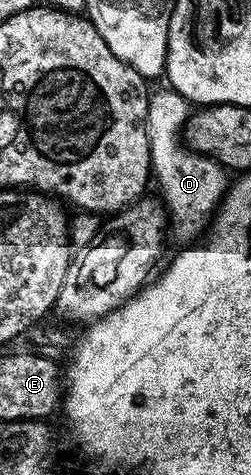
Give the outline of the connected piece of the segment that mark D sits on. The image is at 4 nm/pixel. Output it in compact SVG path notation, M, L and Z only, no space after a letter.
M153 90L148 101L147 125L148 144L152 158L151 174L154 176L154 183L160 186L159 198L162 203L162 198L164 198L163 206L166 208L167 218L168 215L172 218L172 227L176 230L177 237L188 239L184 241L192 241L199 236L196 234L200 230L200 234L205 230L206 224L213 218L220 200L224 197L226 171L215 158L207 154L206 156L195 155L180 144L180 139L176 134L183 129L184 122L188 119L190 104L177 91L163 90Z

